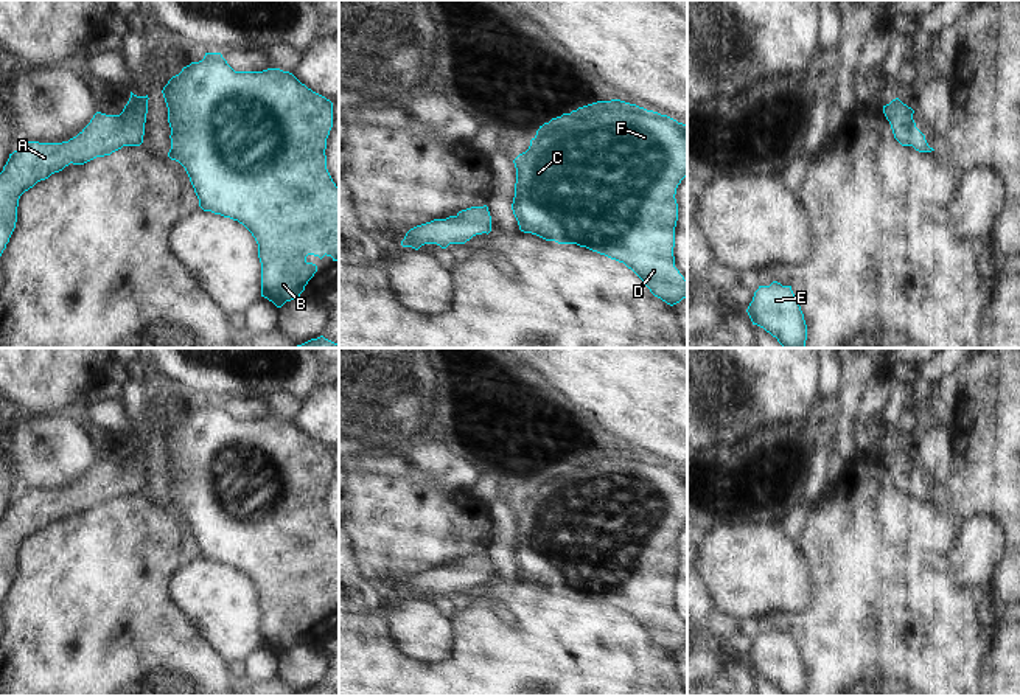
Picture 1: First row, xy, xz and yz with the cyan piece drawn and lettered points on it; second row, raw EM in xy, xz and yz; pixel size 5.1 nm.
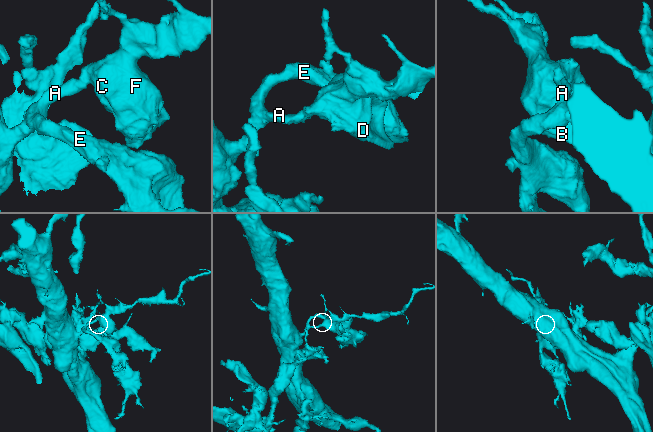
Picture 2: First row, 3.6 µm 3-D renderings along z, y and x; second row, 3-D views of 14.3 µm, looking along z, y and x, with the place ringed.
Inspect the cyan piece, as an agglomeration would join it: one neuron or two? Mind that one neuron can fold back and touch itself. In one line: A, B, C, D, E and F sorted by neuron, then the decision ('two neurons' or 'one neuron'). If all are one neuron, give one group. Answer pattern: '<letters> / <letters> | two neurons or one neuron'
A B C D E F | one neuron

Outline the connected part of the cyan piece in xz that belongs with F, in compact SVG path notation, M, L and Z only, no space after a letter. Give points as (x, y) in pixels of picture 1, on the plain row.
M620 447L597 449L571 461L552 466L536 478L536 483L530 488L530 494L526 500L519 502L515 508L516 531L515 545L512 552L513 562L518 569L519 578L524 581L536 583L546 589L555 589L558 592L577 592L592 600L605 603L611 607L624 611L631 617L650 637L650 640L673 654L687 645L687 629L675 615L675 575L678 569L678 552L675 547L676 536L681 528L687 524L687 474L676 468L661 463L653 458L647 458L636 452L630 452Z

